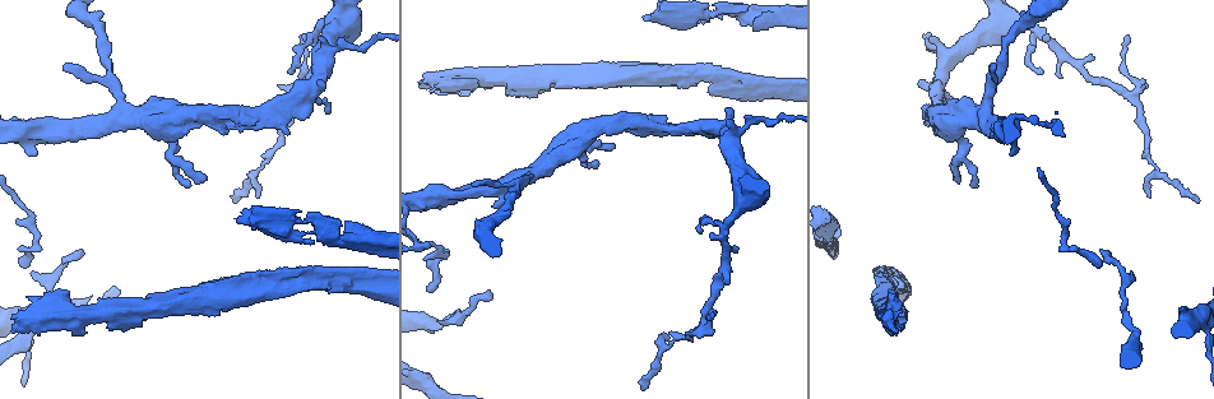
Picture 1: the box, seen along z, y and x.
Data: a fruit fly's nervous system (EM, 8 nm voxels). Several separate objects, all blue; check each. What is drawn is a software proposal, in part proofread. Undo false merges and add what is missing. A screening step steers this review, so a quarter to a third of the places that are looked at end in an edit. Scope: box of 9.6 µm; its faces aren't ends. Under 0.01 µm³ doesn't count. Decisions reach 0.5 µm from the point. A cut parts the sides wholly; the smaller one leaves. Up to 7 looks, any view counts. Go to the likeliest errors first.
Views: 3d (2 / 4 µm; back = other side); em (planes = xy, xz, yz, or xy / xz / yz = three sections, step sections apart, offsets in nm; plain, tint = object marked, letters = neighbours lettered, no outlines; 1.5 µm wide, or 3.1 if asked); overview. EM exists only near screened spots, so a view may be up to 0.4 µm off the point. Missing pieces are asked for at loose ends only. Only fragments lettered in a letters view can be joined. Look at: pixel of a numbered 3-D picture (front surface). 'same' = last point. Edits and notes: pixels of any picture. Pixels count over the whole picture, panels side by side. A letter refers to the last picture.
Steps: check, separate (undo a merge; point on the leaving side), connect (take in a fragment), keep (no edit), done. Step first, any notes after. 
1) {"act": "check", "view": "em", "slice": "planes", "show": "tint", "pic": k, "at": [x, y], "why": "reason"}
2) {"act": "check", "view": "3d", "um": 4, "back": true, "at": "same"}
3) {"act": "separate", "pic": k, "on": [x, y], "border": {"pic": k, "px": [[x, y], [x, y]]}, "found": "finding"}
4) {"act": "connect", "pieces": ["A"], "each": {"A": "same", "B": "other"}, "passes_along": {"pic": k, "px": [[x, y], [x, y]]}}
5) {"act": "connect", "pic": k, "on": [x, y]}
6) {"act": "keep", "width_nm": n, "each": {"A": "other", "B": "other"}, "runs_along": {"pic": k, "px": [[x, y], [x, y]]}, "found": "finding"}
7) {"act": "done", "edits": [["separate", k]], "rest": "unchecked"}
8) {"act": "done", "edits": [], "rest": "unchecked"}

{"act": "check", "view": "em", "slice": "yz", "step": 8, "show": "tint", "pic": 1, "at": [1149, 198]}

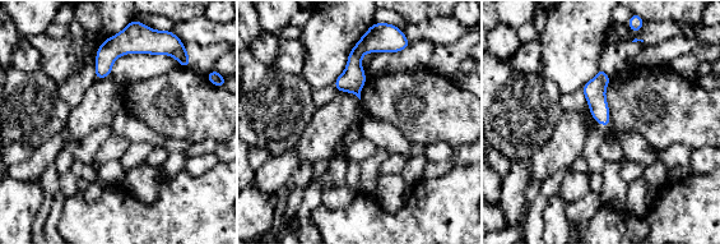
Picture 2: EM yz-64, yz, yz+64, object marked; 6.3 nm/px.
{"act": "check", "view": "em", "slice": "yz", "step": 8, "show": "letters", "at": "same", "why": "see the neighbours"}

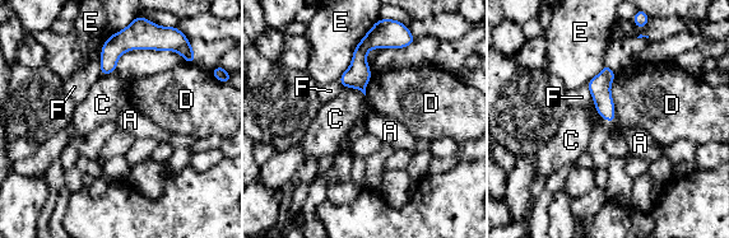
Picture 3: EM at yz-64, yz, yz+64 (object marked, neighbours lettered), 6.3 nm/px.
{"act": "keep", "width_nm": 120, "each": {"A": "other", "C": "other", "D": "other", "E": "other", "F": "other"}, "border": {"pic": 3, "px": [[105, 42], [101, 50], [100, 75]]}, "found": "none of them fits"}

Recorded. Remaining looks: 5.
{"act": "check", "view": "em", "slice": "planes", "show": "letters", "pic": 1, "at": [726, 121], "why": "an open end"}

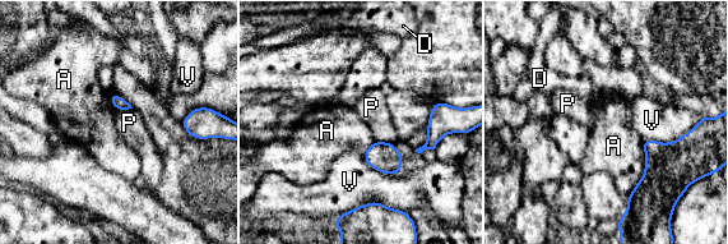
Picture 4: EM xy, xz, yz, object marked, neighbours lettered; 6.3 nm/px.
{"act": "keep", "each": {"A": "other", "D": "other", "P": "other", "V": "other"}, "border": {"pic": 4, "px": [[641, 141], [645, 170]]}, "found": "none of them fits"}

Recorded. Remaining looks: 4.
{"act": "check", "view": "3d", "um": 4, "pic": 1, "at": [300, 36], "why": "tapers out"}

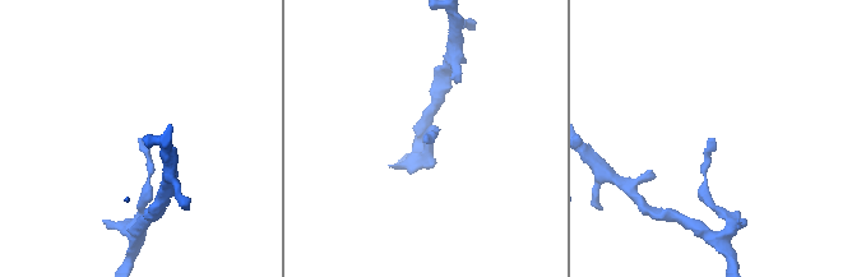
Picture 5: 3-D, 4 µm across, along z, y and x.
{"act": "check", "view": "em", "slice": "yz", "step": 4, "show": "tint", "pic": 5, "at": [138, 140], "why": "now the EM"}

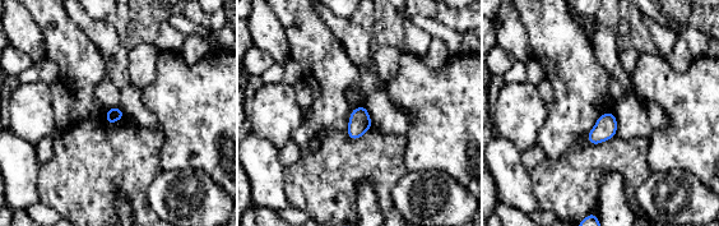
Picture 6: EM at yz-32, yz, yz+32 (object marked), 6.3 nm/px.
{"act": "check", "view": "em", "slice": "planes", "show": "letters", "at": "same", "why": "another direction"}

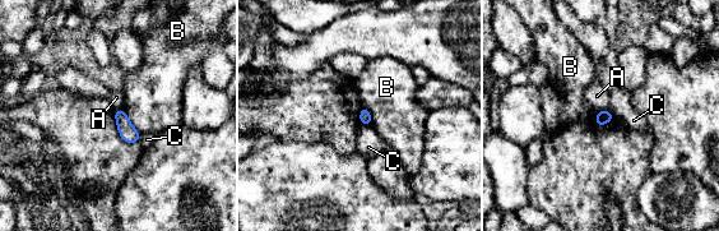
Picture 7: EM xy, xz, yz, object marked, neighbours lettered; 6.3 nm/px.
{"act": "keep", "each": {"A": "other", "B": "other", "C": "other"}, "border": {"pic": 7, "px": [[607, 109], [597, 112]]}, "found": "none of them fits"}

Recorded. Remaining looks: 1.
{"act": "done", "edits": [], "rest": "unchecked"}

